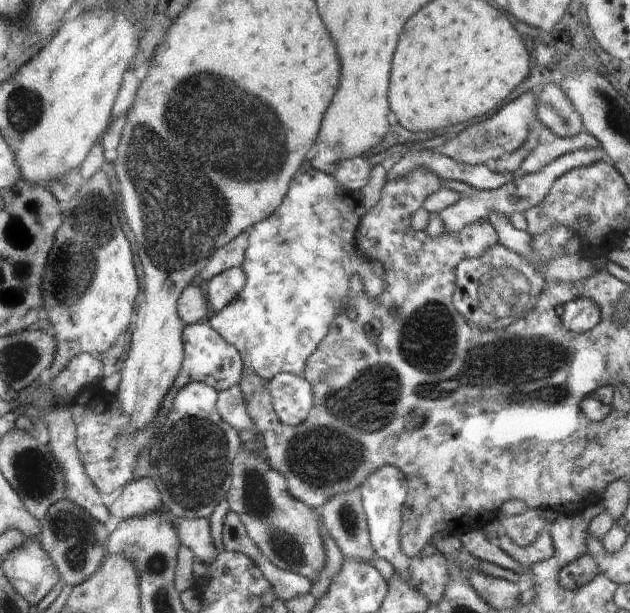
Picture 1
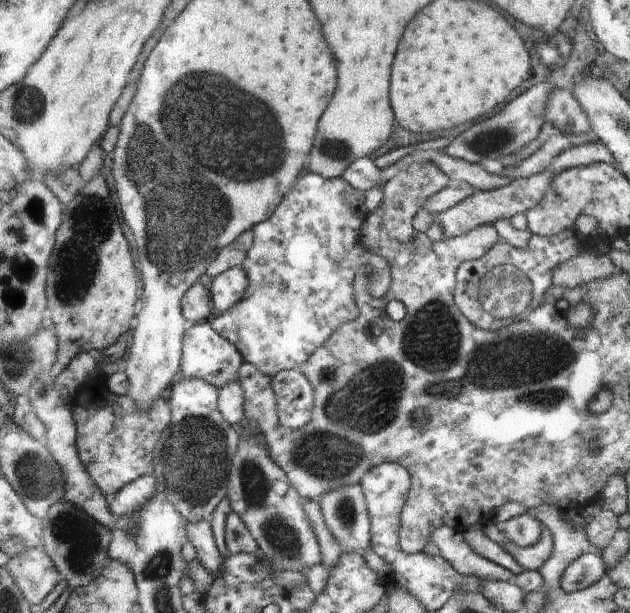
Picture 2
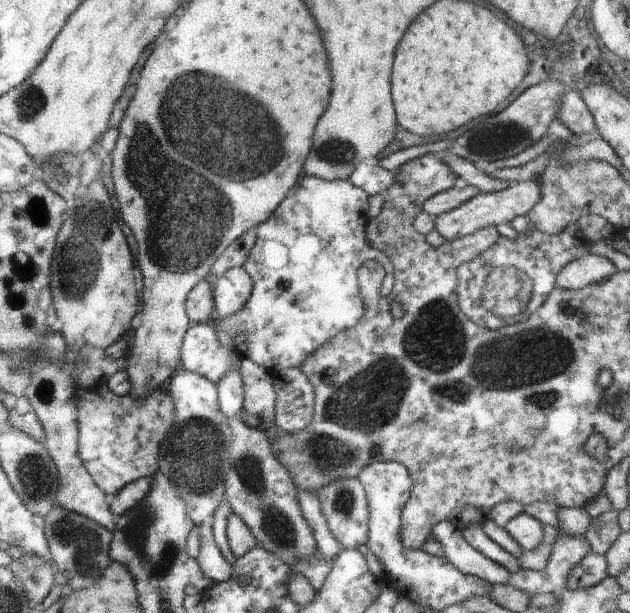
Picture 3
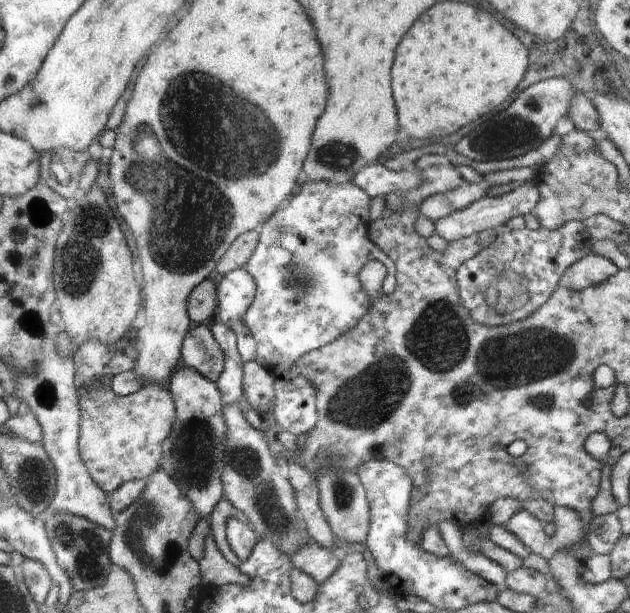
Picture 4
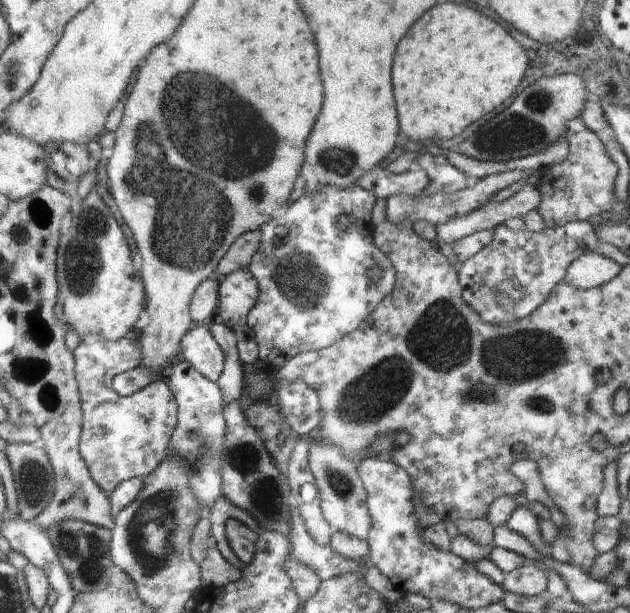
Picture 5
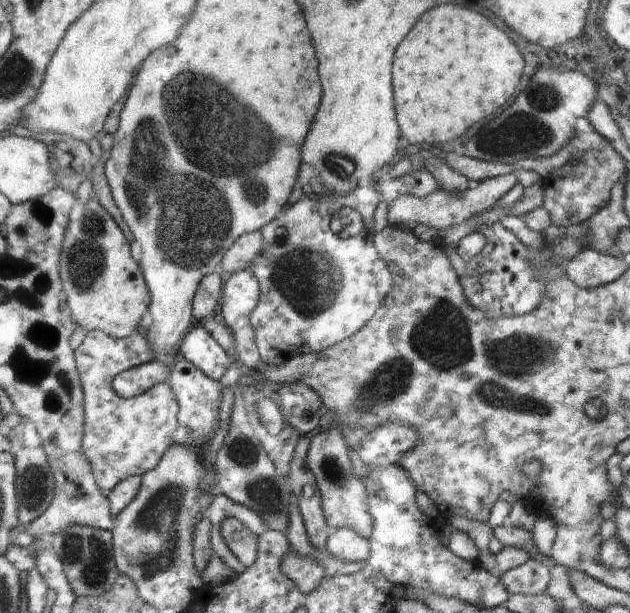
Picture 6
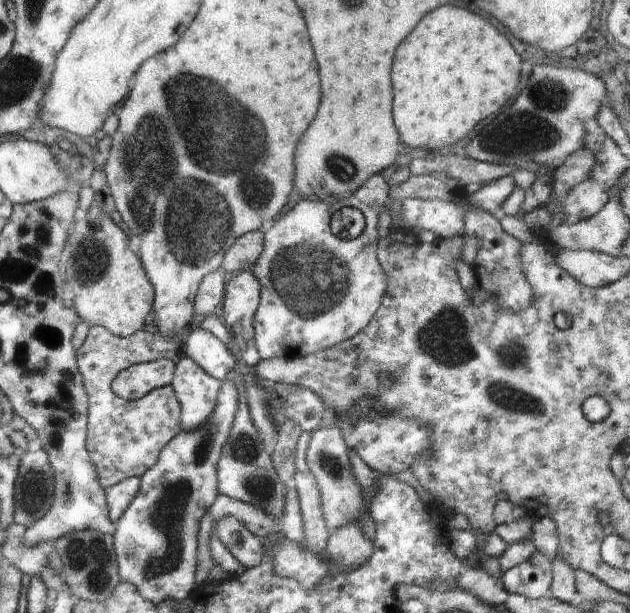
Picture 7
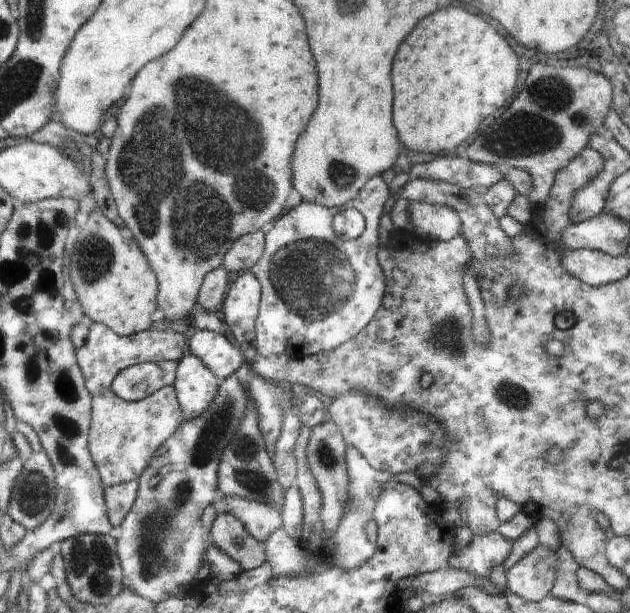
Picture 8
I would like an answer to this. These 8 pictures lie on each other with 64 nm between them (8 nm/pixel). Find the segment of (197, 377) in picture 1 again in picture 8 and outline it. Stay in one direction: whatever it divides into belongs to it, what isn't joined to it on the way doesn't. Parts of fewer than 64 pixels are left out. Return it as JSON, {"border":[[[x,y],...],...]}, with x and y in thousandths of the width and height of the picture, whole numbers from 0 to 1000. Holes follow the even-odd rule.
{"border":[[[311,538],[298,555],[300,577],[311,581],[337,612],[356,622],[373,610],[389,589],[384,571],[367,561],[352,545],[333,538]]]}

